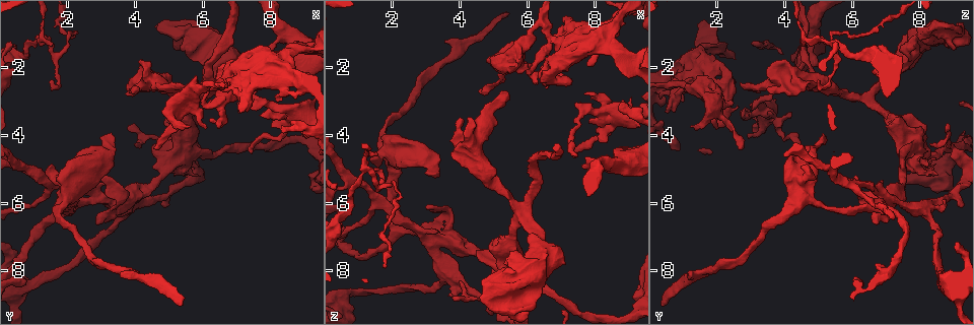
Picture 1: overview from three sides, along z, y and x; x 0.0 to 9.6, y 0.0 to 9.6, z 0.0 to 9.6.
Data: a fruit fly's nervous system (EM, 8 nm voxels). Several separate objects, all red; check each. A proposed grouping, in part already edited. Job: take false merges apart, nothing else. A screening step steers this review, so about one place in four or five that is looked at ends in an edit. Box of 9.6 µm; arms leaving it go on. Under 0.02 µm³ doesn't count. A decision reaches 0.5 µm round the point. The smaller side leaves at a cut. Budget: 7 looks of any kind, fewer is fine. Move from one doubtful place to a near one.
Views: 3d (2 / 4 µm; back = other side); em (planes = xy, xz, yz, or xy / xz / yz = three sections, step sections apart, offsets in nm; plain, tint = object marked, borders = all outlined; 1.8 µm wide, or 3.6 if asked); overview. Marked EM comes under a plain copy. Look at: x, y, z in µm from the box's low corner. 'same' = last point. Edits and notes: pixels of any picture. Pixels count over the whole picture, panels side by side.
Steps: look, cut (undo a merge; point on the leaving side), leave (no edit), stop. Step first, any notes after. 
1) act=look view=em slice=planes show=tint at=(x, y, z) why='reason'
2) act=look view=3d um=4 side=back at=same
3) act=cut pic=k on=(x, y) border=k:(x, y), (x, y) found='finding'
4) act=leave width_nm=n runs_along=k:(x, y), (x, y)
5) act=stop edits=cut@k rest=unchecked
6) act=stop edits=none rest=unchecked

act=look view=em slice=planes show=borders at=(1.20, 1.15, 5.05) why='sudden change in width'

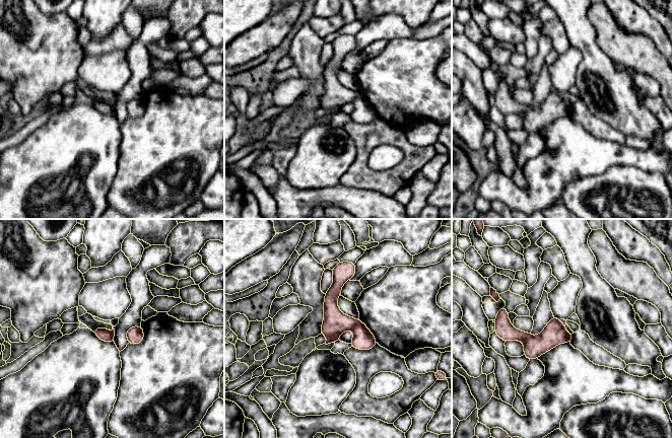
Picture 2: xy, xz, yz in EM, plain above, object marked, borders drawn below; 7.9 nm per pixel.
act=cut pic=2 on=(363, 340) border=2:(359, 320), (352, 330) found='a second cell is stuck on'

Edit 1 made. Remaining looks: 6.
act=look view=em um=3.6 slice=planes show=tint at=(5.35, 4.50, 7.65) why='sudden change in width'

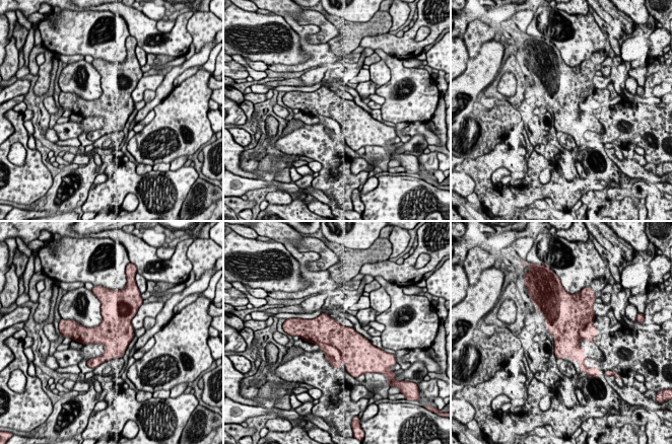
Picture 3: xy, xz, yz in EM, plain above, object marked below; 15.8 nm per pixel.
act=leave found='one cell here'

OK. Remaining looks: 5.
act=look view=em slice=xy step=16 show=tint at=(3.45, 6.05, 7.15) why='sharp bend'

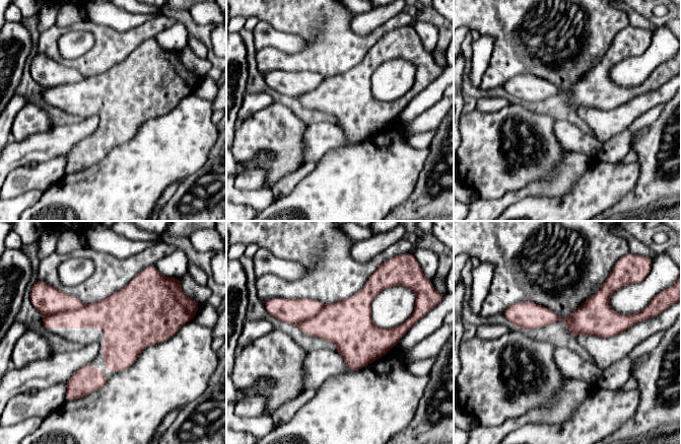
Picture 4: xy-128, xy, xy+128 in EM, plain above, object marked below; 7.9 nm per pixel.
act=look view=em slice=planes show=tint at=same why='cut it another way'

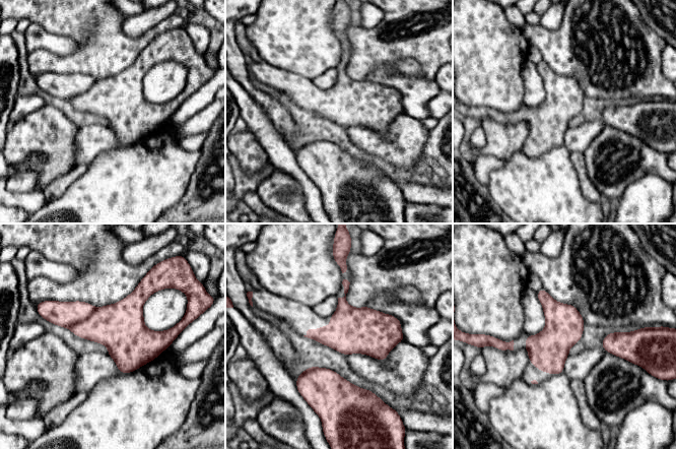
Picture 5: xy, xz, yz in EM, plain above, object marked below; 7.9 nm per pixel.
act=cut pic=5 on=(64, 314) border=5:(96, 308), (87, 317), (67, 327) found='a second cell is stuck on'

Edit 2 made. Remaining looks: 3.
act=stop edits=cut@2,cut@5 rest=unchecked

